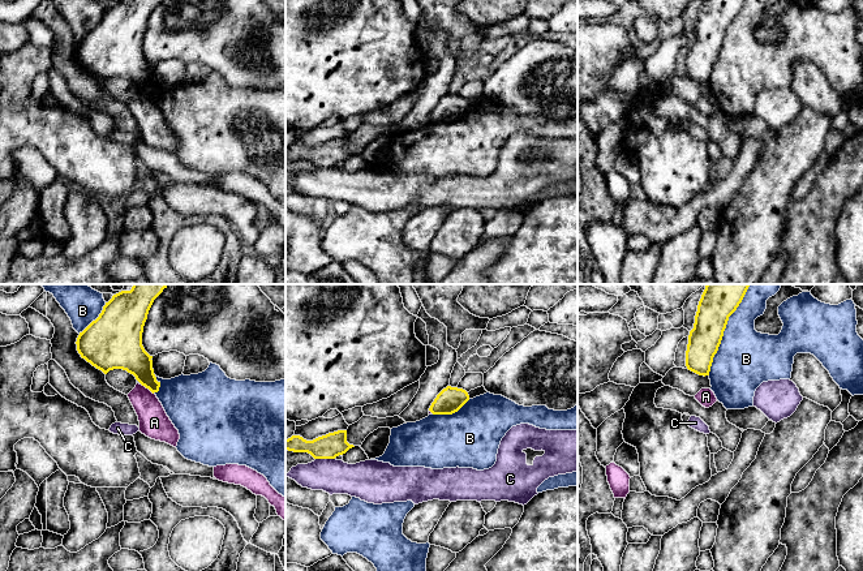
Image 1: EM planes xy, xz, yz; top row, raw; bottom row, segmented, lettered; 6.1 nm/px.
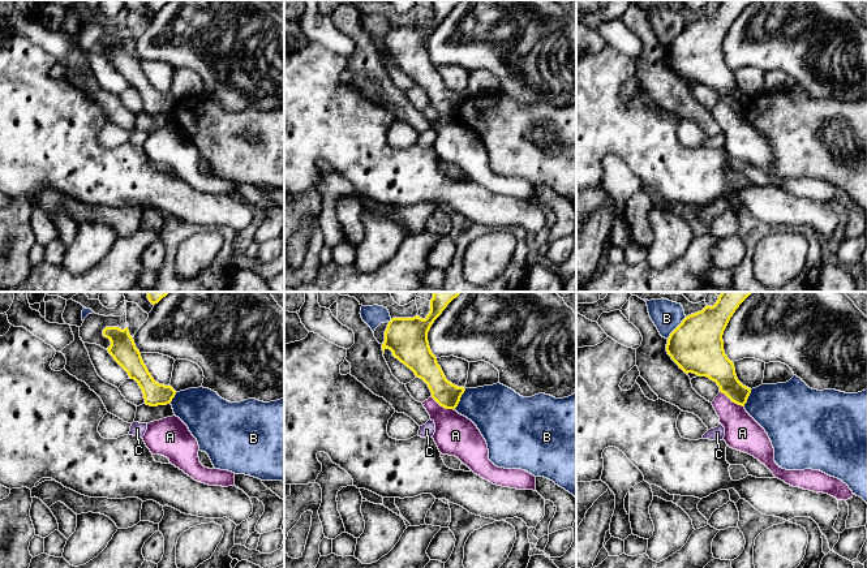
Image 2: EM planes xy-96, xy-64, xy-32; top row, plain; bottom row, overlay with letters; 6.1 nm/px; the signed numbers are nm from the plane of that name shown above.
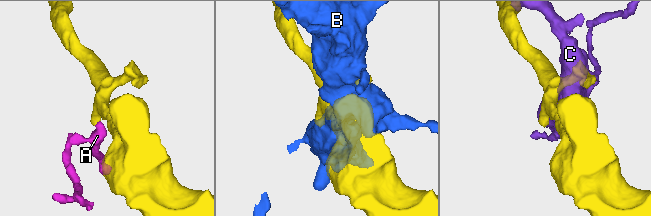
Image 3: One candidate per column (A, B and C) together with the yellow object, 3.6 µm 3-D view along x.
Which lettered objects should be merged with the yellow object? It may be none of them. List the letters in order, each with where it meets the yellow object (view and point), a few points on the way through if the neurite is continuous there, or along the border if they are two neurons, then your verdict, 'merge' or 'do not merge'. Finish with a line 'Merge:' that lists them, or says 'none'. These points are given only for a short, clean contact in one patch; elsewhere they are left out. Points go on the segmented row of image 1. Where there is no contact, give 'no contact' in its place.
A: xy (147, 387) | along xy (141, 383), (153, 394) | do not merge
B: yz (724, 330) | do not merge
C: xz (325, 458) | do not merge
Merge: none

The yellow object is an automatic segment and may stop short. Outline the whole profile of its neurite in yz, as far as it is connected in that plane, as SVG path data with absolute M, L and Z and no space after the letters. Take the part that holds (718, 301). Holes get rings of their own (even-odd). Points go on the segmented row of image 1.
M707 284L697 305L694 329L688 335L686 366L709 375L729 317L742 302L750 284Z

